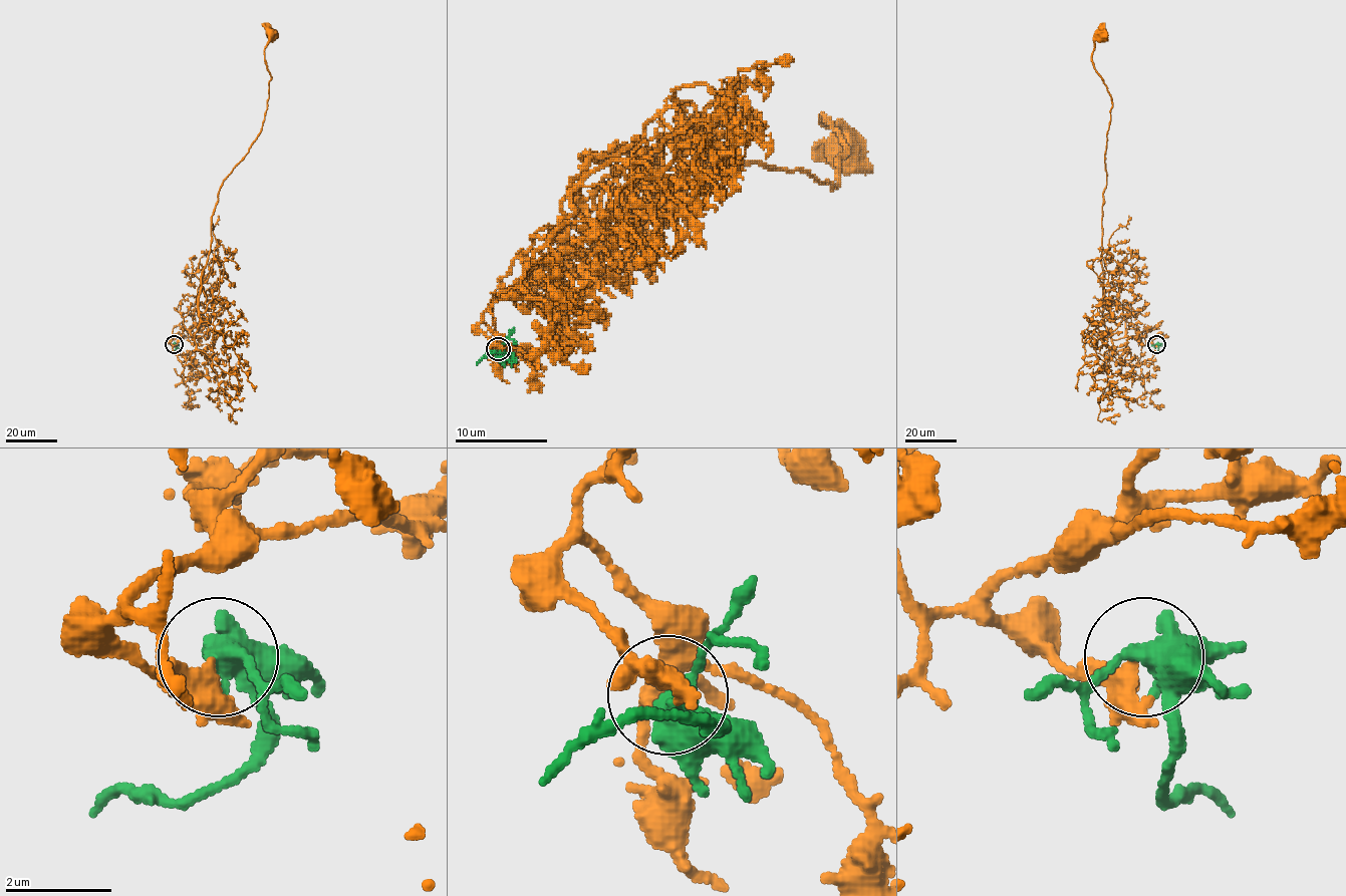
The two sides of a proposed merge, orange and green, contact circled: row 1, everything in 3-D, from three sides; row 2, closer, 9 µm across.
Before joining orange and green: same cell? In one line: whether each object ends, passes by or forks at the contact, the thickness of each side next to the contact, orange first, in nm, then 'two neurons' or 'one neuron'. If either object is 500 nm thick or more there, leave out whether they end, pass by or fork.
calibres 240 and 500 nm; two neurons

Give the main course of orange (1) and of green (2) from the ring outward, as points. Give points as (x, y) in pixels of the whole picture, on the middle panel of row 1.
1: (497, 348), (484, 313), (574, 212), (585, 154), (761, 164), (833, 189), (842, 137), (821, 114), (844, 146)
2: (497, 348), (504, 353), (488, 353), (477, 364)

